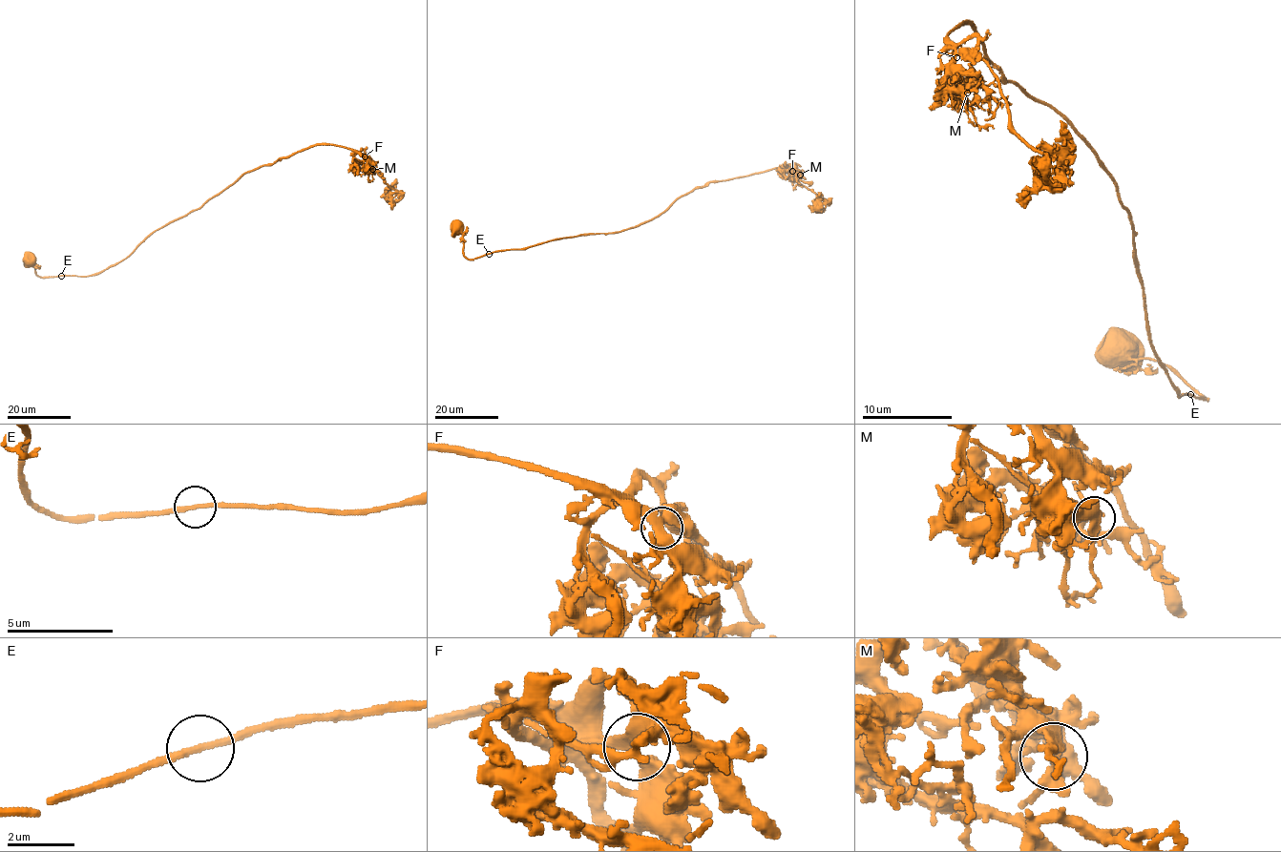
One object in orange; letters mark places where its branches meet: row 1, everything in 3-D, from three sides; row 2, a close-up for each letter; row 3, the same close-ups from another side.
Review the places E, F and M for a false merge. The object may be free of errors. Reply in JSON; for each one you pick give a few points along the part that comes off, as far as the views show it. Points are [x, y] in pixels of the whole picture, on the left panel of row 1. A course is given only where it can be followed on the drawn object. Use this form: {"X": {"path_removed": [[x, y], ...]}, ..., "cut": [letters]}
{"cut": []}

